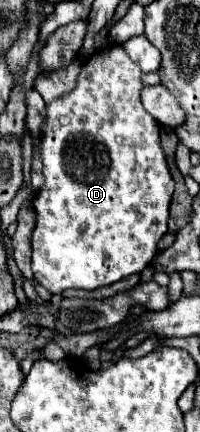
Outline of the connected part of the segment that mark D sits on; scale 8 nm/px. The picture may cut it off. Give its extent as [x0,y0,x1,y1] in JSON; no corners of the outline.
[32,46,174,294]

